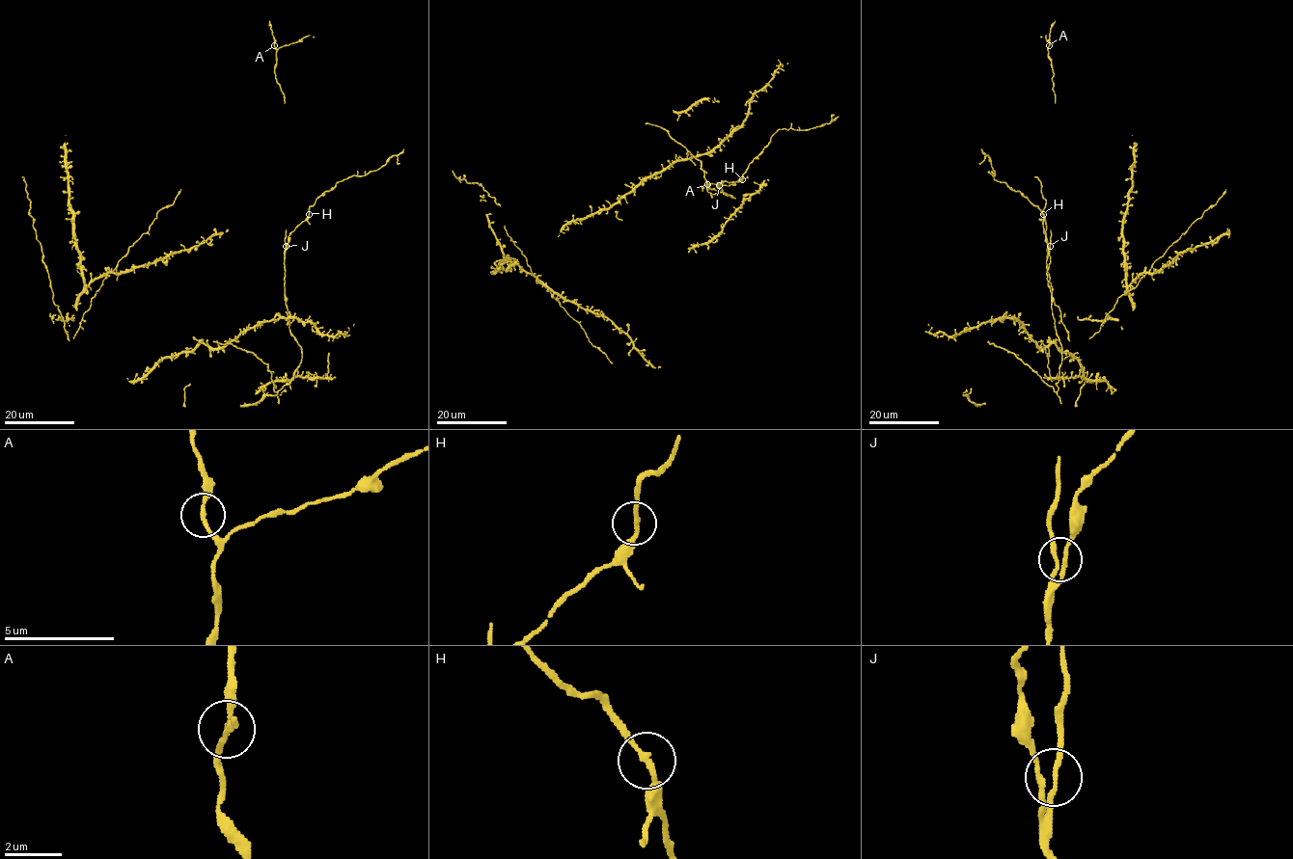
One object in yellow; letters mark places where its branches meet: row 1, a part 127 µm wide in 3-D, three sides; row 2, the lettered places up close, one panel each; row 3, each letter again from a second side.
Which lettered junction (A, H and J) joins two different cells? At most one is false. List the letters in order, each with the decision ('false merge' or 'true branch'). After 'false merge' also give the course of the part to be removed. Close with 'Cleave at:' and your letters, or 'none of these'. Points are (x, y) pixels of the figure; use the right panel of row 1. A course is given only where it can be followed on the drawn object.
A: true branch
H: true branch
J: true branch
Cleave at: none of these

